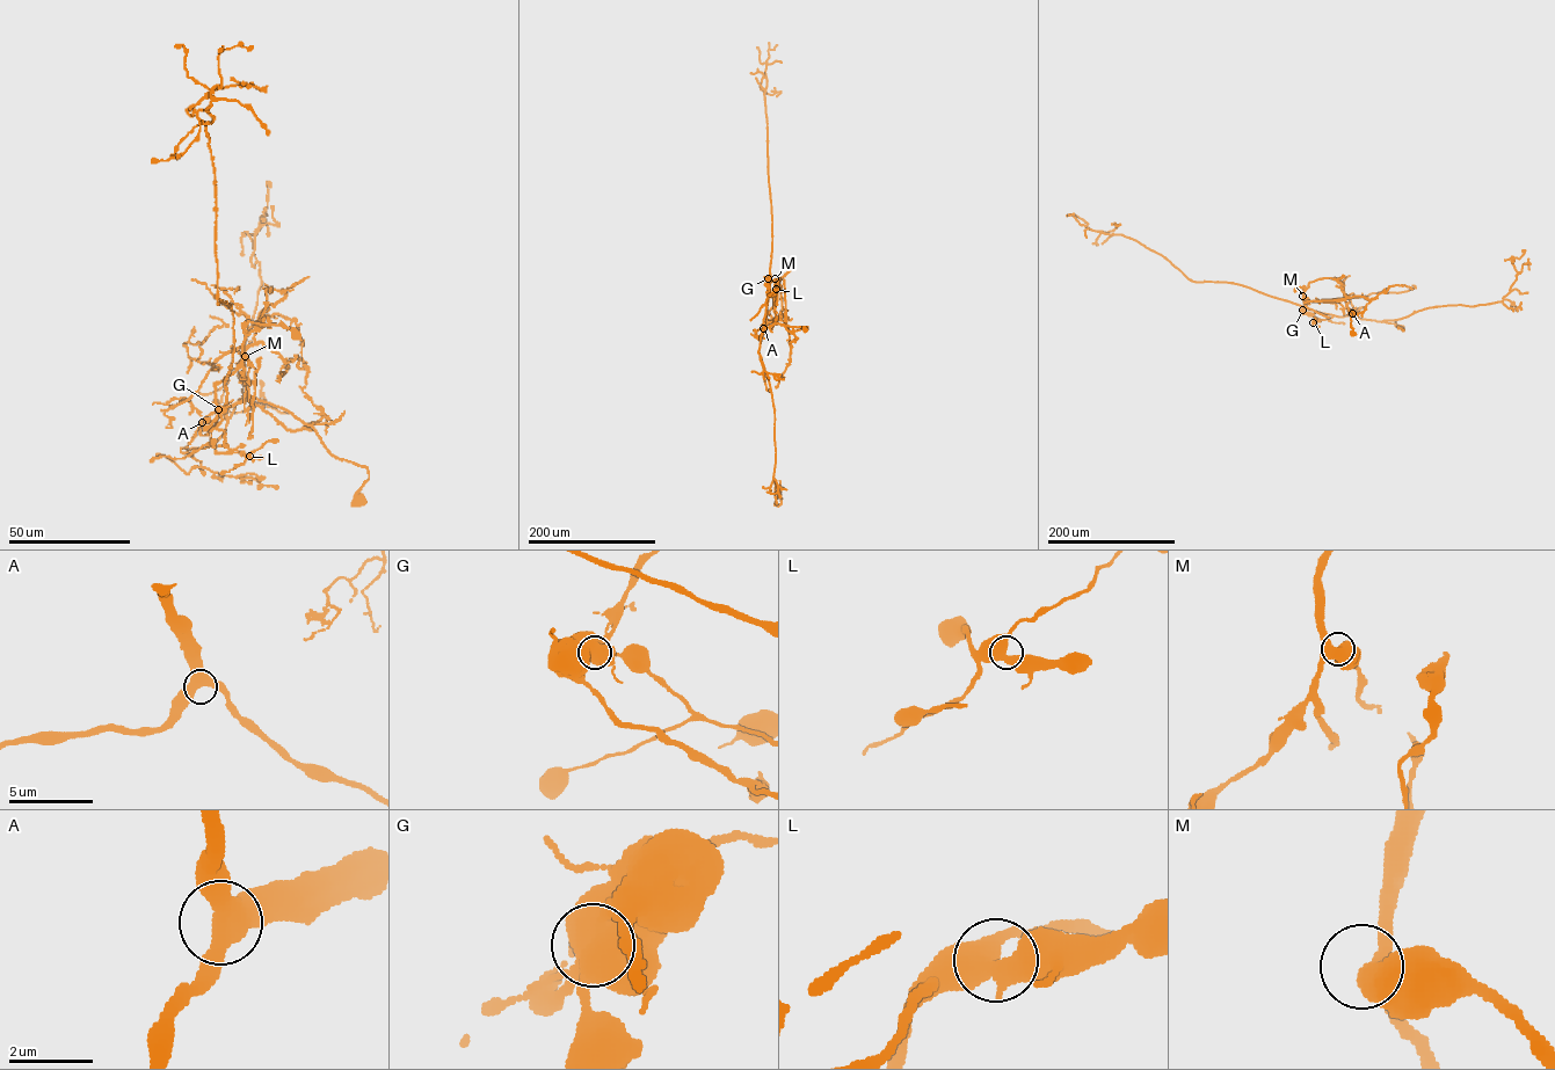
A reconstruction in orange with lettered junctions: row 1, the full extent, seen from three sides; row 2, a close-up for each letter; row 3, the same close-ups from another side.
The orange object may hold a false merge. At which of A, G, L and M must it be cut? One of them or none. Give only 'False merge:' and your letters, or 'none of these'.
False merge: none of these

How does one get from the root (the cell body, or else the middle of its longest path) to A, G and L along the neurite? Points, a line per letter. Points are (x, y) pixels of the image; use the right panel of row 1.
A: (1353, 334), (1346, 306), (1352, 313)
G: (1353, 334), (1346, 306), (1352, 314), (1343, 317), (1302, 310)
L: (1353, 334), (1346, 306), (1351, 315), (1332, 315), (1313, 322)

